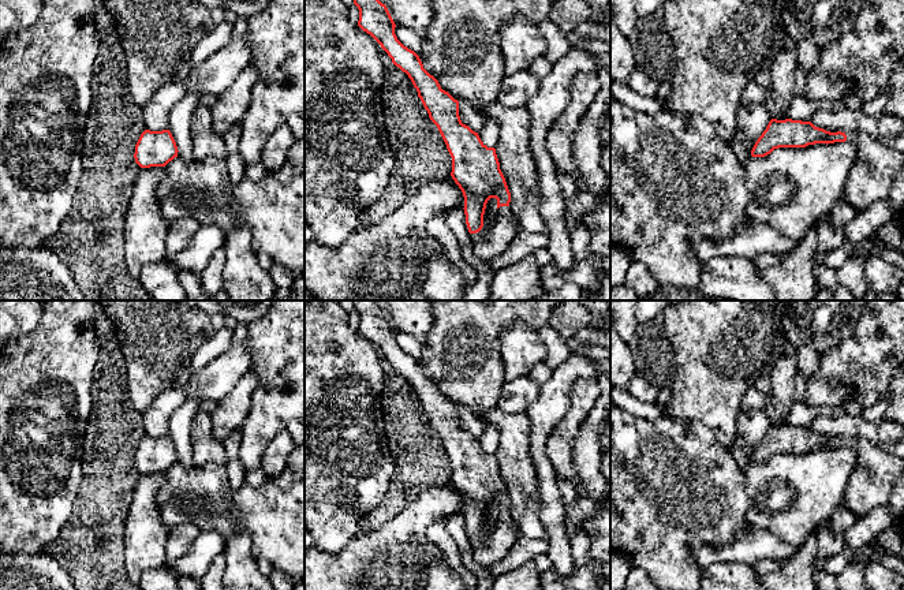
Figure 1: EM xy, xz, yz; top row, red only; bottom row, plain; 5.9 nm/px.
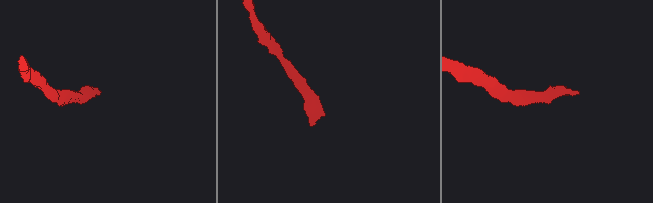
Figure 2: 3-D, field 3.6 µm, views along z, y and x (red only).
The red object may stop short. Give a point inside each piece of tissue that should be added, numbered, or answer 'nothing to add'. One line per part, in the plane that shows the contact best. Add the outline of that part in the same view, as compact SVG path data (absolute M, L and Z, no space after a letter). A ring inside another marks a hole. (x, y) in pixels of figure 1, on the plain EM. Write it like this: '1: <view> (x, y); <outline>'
1: xz (496, 544); M500 512L492 531L485 537L470 539L474 560L479 568L485 571L490 564L507 556L519 533L518 522L511 514Z

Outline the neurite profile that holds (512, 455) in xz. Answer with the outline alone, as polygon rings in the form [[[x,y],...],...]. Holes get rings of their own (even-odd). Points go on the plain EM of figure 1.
[[[497,407],[479,417],[498,432],[496,460],[511,498],[511,516],[520,533],[534,539],[548,539],[537,516],[537,474],[530,455],[530,419],[526,412],[508,414]]]

